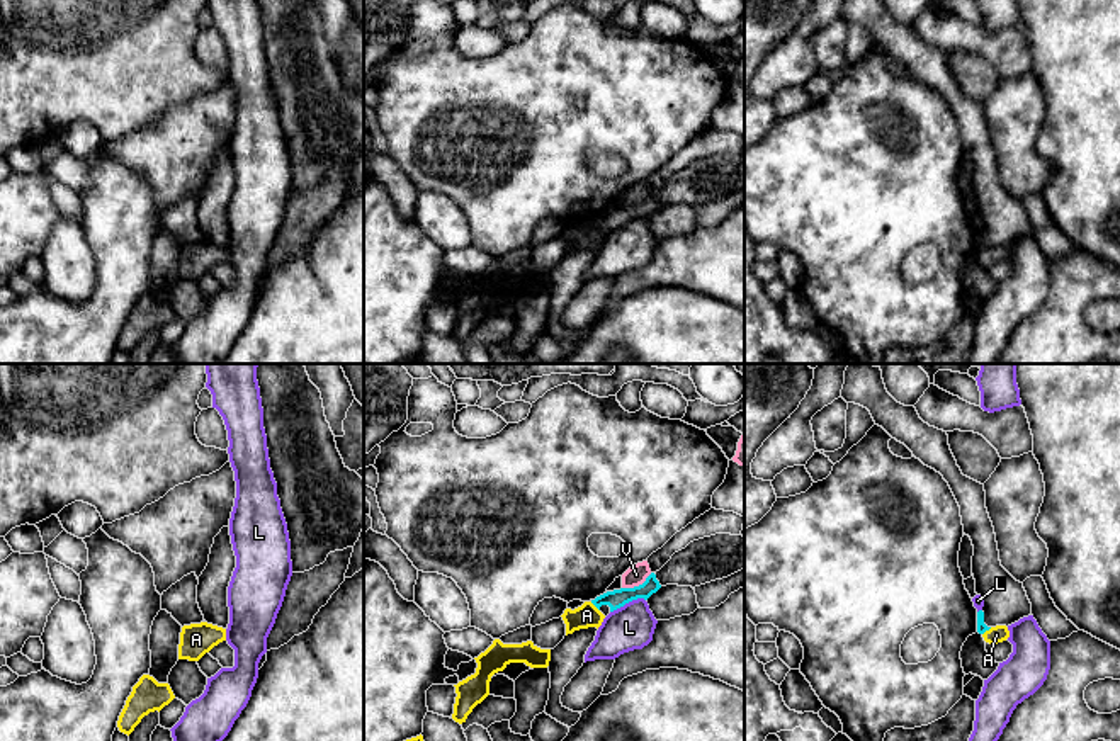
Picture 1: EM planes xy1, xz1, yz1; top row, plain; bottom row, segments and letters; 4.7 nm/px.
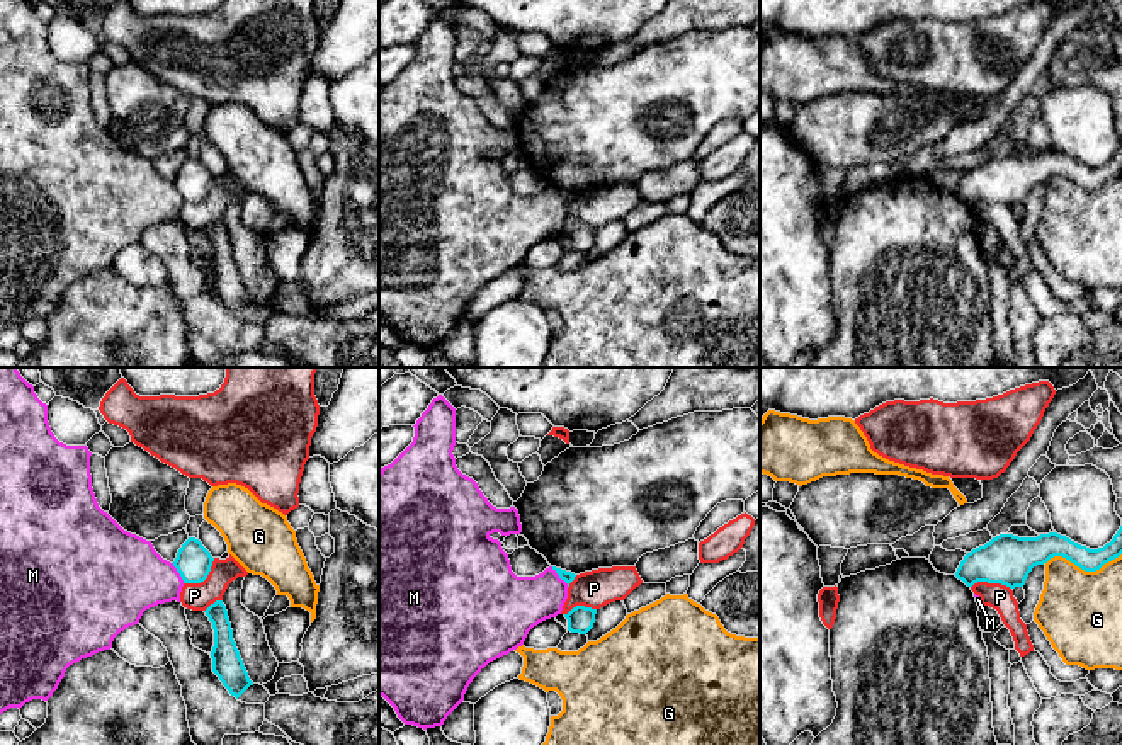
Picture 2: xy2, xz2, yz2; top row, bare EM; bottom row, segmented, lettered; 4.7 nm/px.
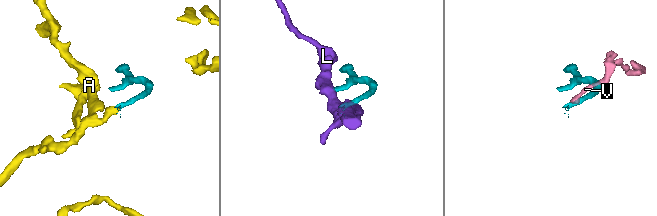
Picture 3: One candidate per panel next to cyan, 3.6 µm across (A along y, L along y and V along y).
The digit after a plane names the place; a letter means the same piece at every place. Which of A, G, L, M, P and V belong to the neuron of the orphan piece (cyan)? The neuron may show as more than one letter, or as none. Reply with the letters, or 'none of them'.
none of them

